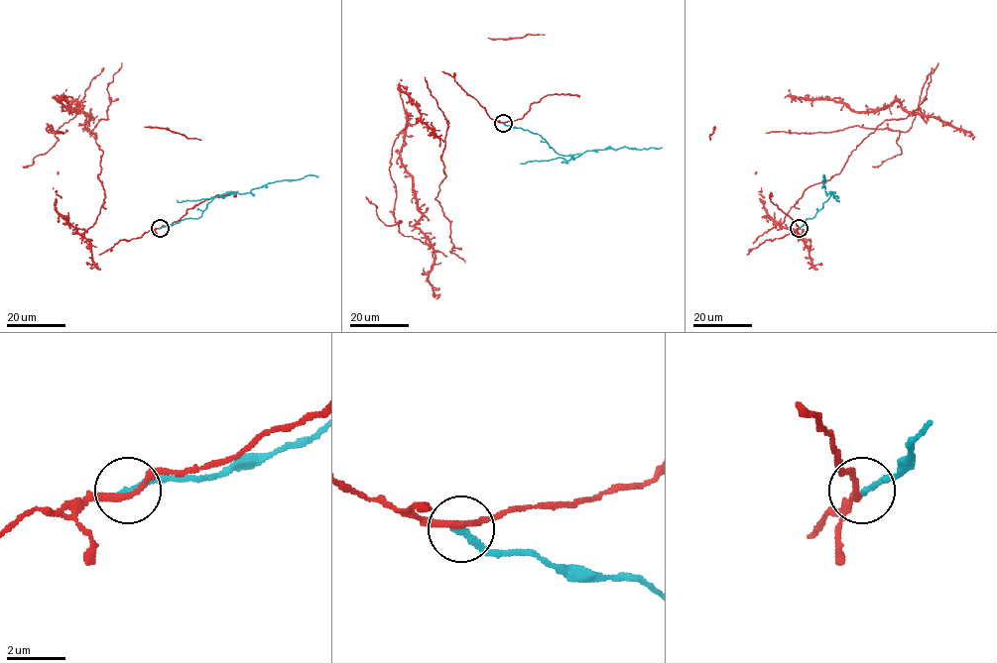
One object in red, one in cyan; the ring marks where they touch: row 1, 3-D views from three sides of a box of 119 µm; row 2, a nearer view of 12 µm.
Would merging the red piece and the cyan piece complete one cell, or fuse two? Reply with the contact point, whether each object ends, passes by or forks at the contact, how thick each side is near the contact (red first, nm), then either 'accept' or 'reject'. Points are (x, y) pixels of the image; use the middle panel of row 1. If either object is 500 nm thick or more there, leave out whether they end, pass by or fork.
at (503, 123); red passes by; cyan ends there; 200 nm thick on the red side, 240 nm on the other; reject

